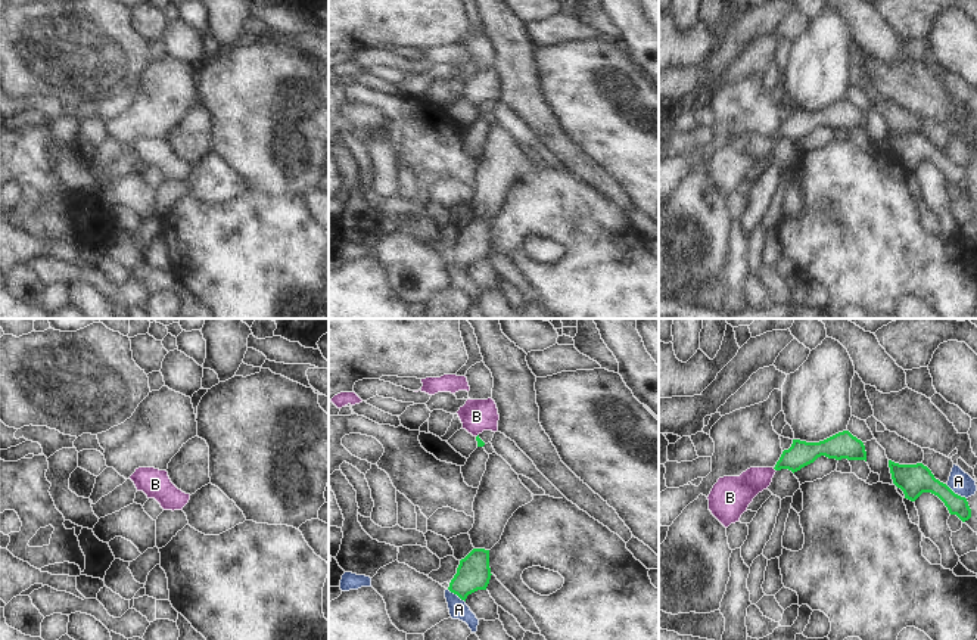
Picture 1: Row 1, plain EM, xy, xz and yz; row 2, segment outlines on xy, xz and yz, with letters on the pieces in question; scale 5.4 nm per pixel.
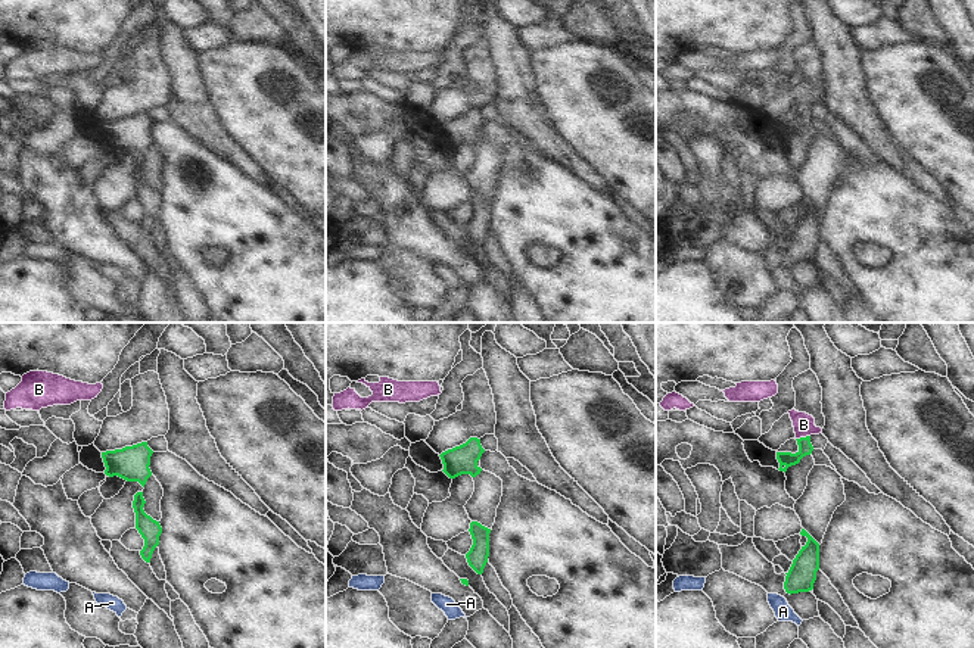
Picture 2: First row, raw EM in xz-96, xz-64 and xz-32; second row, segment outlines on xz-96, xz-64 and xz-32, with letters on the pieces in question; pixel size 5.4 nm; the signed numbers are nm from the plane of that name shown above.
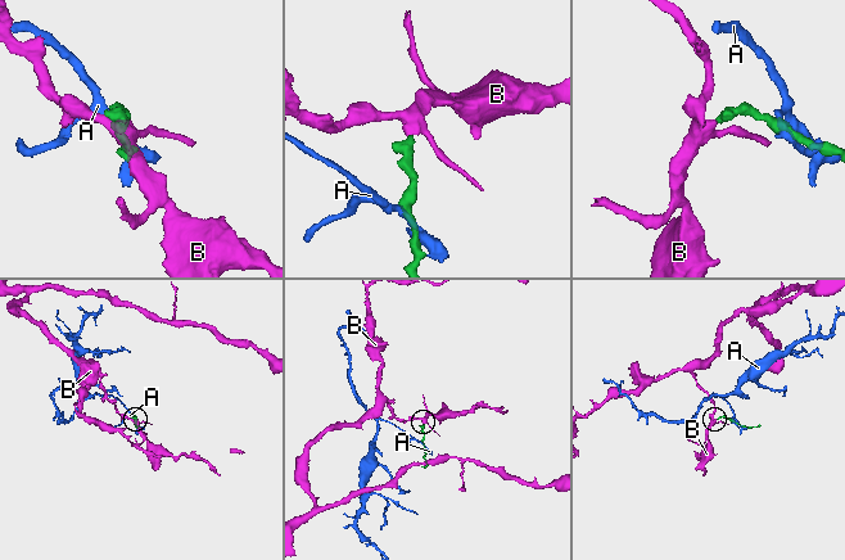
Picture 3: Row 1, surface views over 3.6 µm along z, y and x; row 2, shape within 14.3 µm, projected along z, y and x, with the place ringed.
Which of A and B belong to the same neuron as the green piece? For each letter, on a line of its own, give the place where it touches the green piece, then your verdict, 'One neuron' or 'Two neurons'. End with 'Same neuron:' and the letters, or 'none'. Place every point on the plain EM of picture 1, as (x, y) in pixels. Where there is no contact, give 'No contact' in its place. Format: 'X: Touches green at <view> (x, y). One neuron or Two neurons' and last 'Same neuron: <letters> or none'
A: Touches green at yz (957, 164). Two neurons
B: No contact. One neuron
Same neuron: B.

